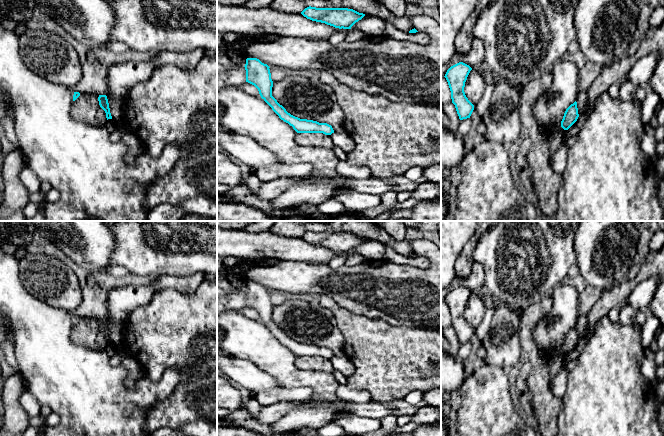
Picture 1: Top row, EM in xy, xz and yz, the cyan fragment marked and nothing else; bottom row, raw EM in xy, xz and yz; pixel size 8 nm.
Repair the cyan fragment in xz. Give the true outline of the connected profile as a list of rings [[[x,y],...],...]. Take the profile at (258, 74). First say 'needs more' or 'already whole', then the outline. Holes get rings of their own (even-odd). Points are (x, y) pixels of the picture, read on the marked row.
already whole; [[[247,58],[245,64],[246,82],[254,85],[261,98],[272,108],[281,120],[288,123],[297,133],[323,133],[331,135],[334,130],[327,123],[319,123],[313,120],[300,119],[288,113],[272,96],[273,81],[270,67],[257,58]]]

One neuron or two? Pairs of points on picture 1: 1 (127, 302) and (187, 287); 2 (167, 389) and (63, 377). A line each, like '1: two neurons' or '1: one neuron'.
1: one neuron
2: one neuron

